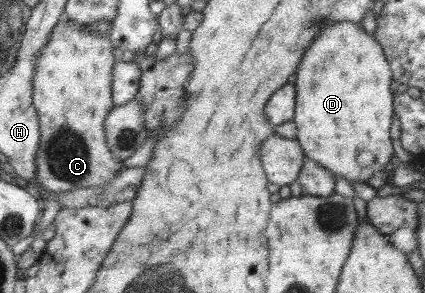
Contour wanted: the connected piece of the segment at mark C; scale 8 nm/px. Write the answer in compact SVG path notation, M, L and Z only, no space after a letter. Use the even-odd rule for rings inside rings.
M65 17L54 27L47 45L39 52L33 94L42 133L38 150L38 179L48 192L60 194L80 188L102 188L120 171L126 170L122 168L122 159L114 157L110 151L106 135L107 116L116 107L113 101L113 80L117 63L114 48L111 37L87 31L80 23Z

